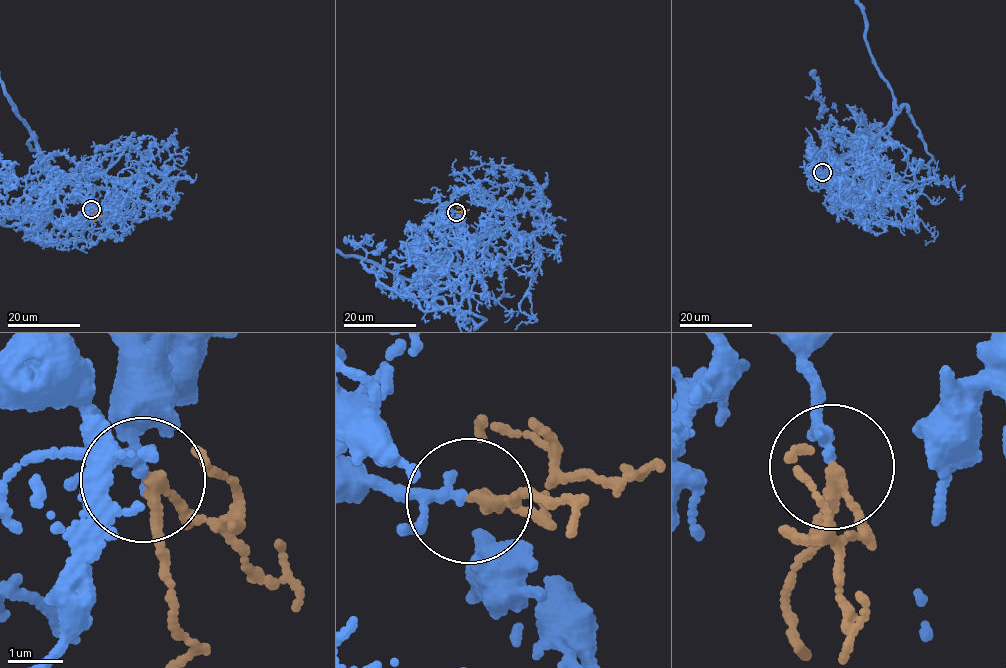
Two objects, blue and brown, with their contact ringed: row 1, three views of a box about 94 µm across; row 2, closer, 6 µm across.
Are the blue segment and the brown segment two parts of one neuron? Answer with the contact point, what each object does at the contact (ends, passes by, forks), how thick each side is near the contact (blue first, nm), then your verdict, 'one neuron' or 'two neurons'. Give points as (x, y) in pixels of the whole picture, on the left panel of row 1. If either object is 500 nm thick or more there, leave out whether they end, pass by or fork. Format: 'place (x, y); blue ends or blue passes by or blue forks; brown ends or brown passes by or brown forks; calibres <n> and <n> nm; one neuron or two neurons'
place (91, 209); blue passes by; brown passes by; calibres 150 and 180 nm; one neuron

